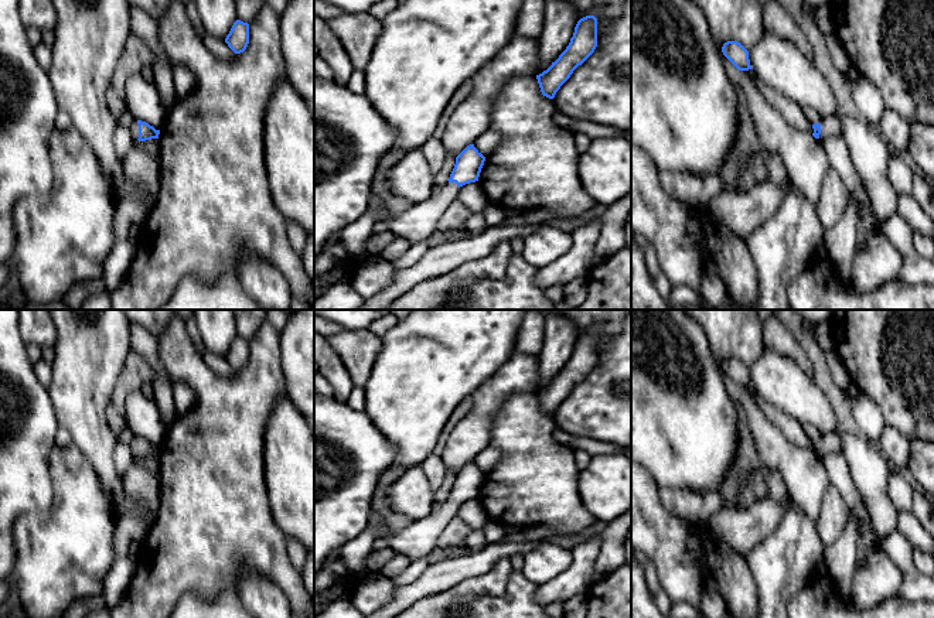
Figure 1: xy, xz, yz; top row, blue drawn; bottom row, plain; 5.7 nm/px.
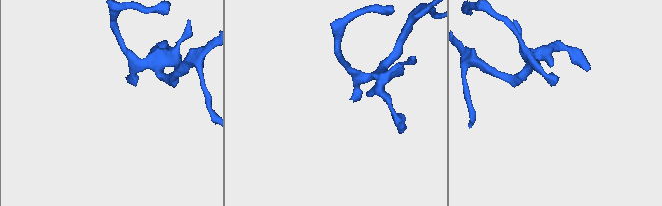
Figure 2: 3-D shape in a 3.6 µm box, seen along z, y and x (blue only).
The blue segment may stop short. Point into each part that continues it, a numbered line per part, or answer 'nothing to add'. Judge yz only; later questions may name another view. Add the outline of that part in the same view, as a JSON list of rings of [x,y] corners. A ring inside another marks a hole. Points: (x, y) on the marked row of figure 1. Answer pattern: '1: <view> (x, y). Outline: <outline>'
1: yz (831, 126). Outline: [[[835,116],[835,117],[826,117],[821,122],[821,134],[819,139],[828,139],[834,136],[842,137],[842,117]]]

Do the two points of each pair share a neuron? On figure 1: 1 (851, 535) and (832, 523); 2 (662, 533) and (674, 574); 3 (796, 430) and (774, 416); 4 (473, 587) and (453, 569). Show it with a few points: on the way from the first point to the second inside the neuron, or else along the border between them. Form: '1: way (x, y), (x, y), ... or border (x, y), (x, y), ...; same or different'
1: border (851, 512), (844, 532), (824, 547); different
2: way (671, 543), (674, 546), (674, 564); same
3: way (790, 427), (780, 419); same
4: border (496, 563), (486, 572), (469, 576), (436, 594); different

